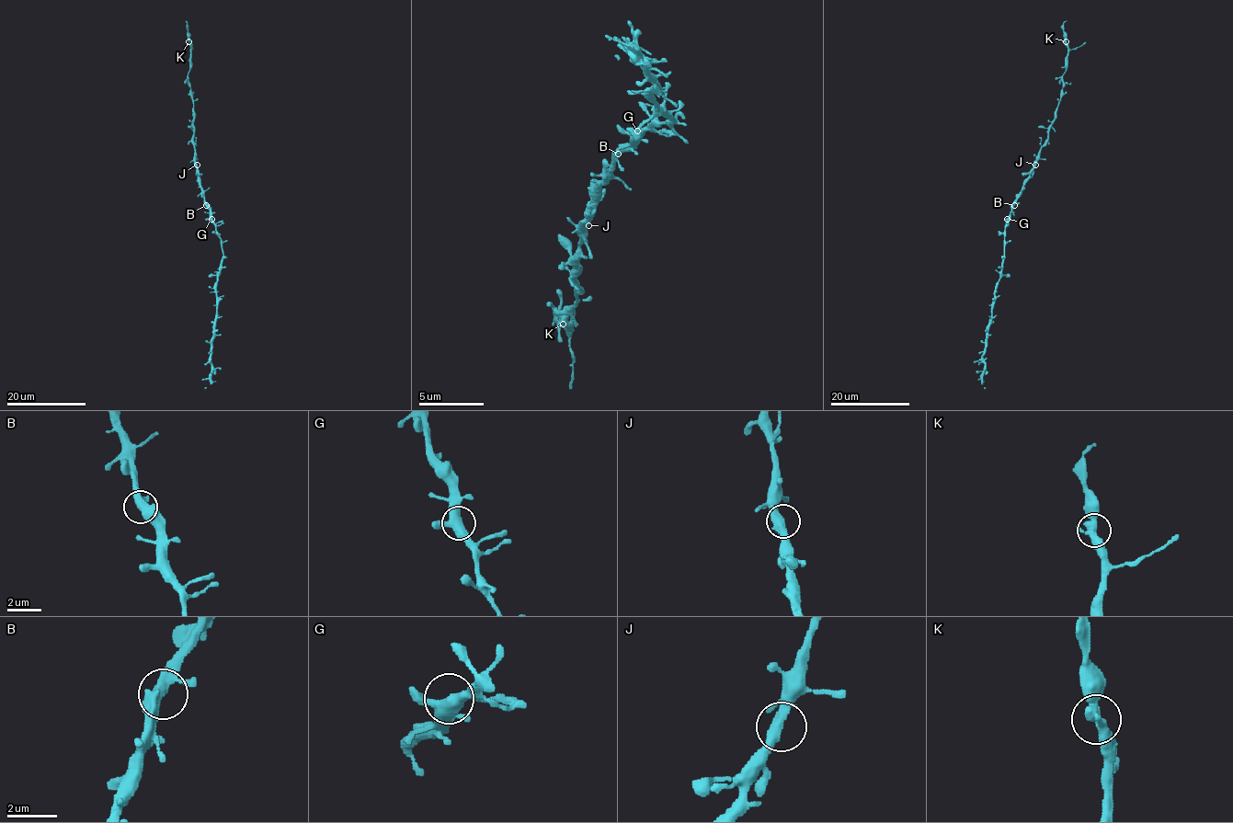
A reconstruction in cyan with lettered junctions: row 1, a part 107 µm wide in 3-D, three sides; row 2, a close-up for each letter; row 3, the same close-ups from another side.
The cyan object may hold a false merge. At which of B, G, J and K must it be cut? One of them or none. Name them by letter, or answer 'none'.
none

